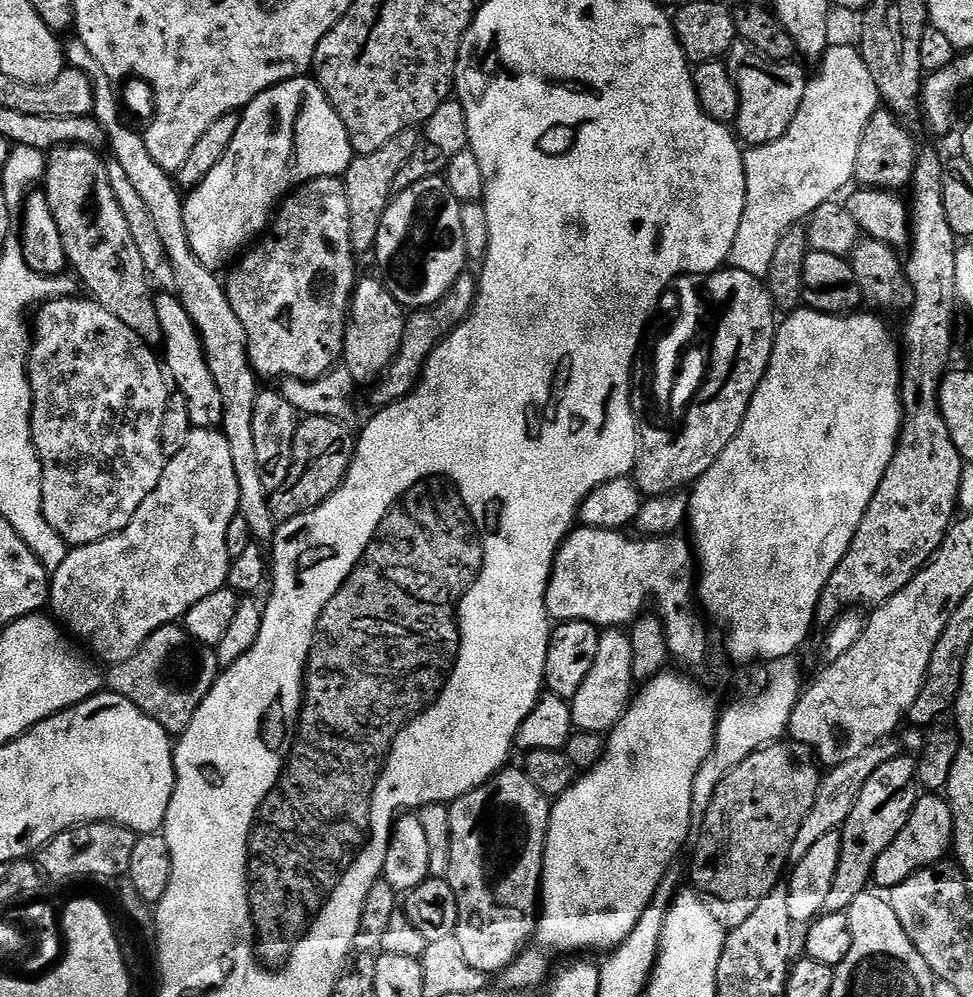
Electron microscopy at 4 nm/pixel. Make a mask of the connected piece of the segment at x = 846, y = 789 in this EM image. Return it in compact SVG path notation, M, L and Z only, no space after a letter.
M889 738L876 744L870 750L866 750L866 754L858 754L858 758L854 758L850 762L835 765L829 771L832 773L829 776L827 773L821 779L818 798L814 798L814 806L810 806L810 814L806 814L806 818L802 821L802 826L798 829L798 835L794 837L791 854L793 861L806 858L806 853L809 852L810 846L814 846L814 842L818 842L818 838L843 829L854 802L860 796L860 791L866 782L866 778L870 778L870 774L874 774L874 770L878 770L878 766L882 766L882 762L890 762L890 758L898 755L898 748L896 748L894 741L895 739Z

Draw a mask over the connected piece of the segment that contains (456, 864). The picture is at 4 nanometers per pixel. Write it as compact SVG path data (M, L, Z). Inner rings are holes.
M505 766L500 769L496 775L491 776L485 784L479 784L477 788L474 790L470 790L465 794L465 796L460 796L456 800L452 801L448 813L450 814L450 870L448 871L448 875L446 877L448 881L448 885L454 890L454 898L458 898L458 926L456 927L456 937L458 938L458 942L462 946L462 950L466 953L466 962L470 962L470 966L474 966L474 970L482 970L486 974L493 974L492 972L496 972L496 974L503 973L504 969L509 968L515 960L520 957L521 952L525 951L529 947L530 941L536 935L536 922L538 919L538 901L540 899L540 879L544 876L544 847L546 846L546 842L548 841L548 823L550 822L550 818L552 817L552 804L550 803L549 797L544 796L542 794L542 790L538 790L538 786L534 786L534 782L530 782L530 778L528 775L524 773L523 767L516 766L516 768L512 768L513 766Z

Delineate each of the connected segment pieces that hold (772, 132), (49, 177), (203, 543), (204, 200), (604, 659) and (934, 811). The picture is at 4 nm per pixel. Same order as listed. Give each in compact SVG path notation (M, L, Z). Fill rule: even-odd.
M739 38L732 43L726 63L740 99L738 118L734 125L735 135L748 146L778 142L782 134L790 130L790 122L794 122L794 114L798 114L798 106L802 106L809 73L804 73L796 62L779 64L767 60Z
M76 144L53 148L47 155L42 188L58 223L69 267L79 283L104 310L156 348L163 343L163 336L155 299L148 294L150 274L110 186L107 163L99 156L95 149Z
M193 428L190 438L186 438L186 446L182 446L182 450L178 450L178 454L171 456L165 463L162 478L158 478L158 486L154 490L150 490L146 502L142 502L142 506L138 506L134 518L130 518L128 525L121 532L115 532L112 536L102 538L98 542L73 547L68 553L66 562L62 562L62 566L58 566L58 570L51 573L50 609L52 608L53 612L51 615L81 645L84 643L85 646L83 645L83 647L97 661L105 660L105 665L108 666L126 662L140 649L142 642L146 642L146 638L150 638L150 634L154 634L154 630L167 624L183 621L185 614L190 610L190 606L194 606L194 602L202 602L202 598L207 598L209 594L214 594L219 588L227 585L230 561L226 550L226 530L230 530L230 522L238 515L239 511L238 477L234 475L234 458L230 458L230 442L226 442L223 431L214 428Z
M297 78L275 84L273 88L255 96L247 108L239 113L239 117L238 134L234 134L230 150L226 150L218 166L206 174L203 182L187 193L184 202L190 250L194 250L202 266L213 270L220 270L232 255L235 257L245 246L251 245L269 227L278 205L293 189L323 176L343 177L354 158L346 126L342 126L342 118L338 118L334 106L315 79Z
M618 628L603 629L598 638L598 655L594 657L594 666L586 674L578 694L571 700L572 727L581 732L607 734L624 716L634 695L632 663L634 653L630 651L628 632Z
M924 794L917 799L914 810L902 826L902 834L886 846L886 850L876 860L872 871L872 880L880 890L891 890L906 878L910 878L920 868L929 868L932 864L939 864L949 855L954 844L952 831L952 806L940 794Z

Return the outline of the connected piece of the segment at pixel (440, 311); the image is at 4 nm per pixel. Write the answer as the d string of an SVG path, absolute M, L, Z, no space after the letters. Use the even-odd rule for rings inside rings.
M466 270L437 304L413 311L405 319L402 346L398 354L384 375L371 385L373 409L389 408L394 402L404 400L412 393L421 374L424 373L424 364L430 358L430 354L472 313L472 308L476 305L477 287L477 277L473 273L471 276L471 271Z

